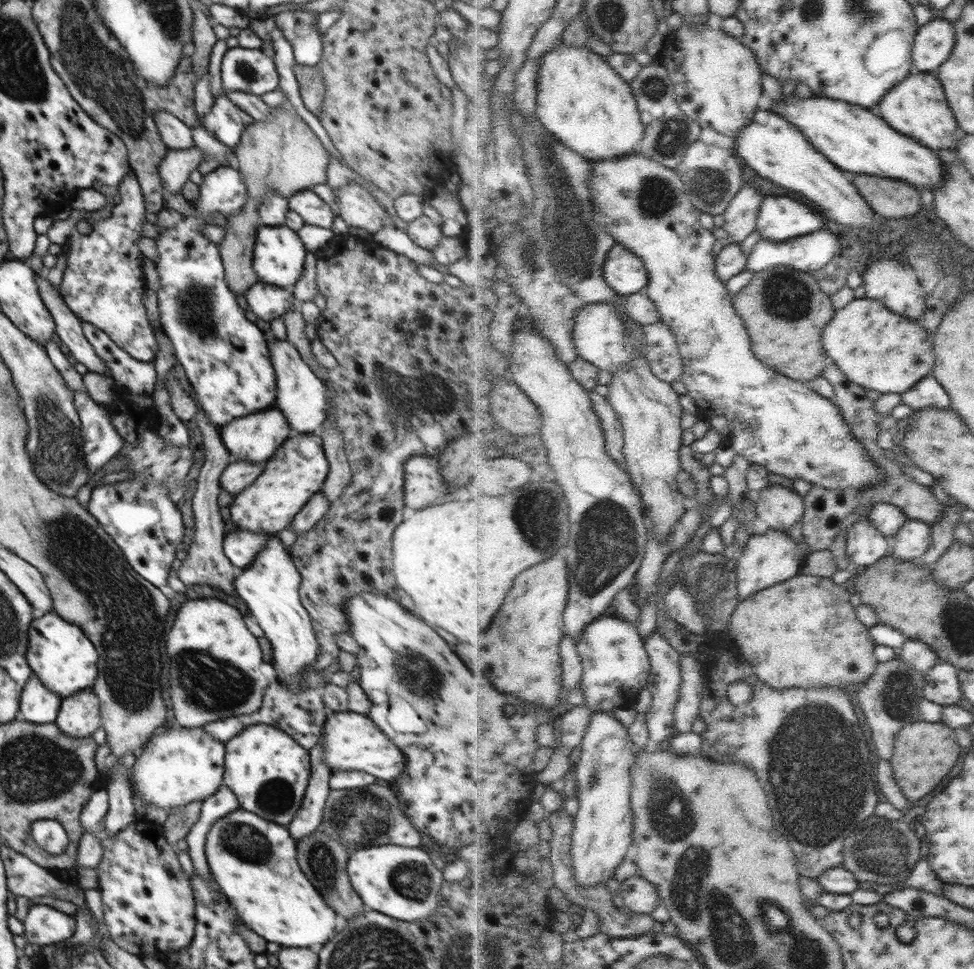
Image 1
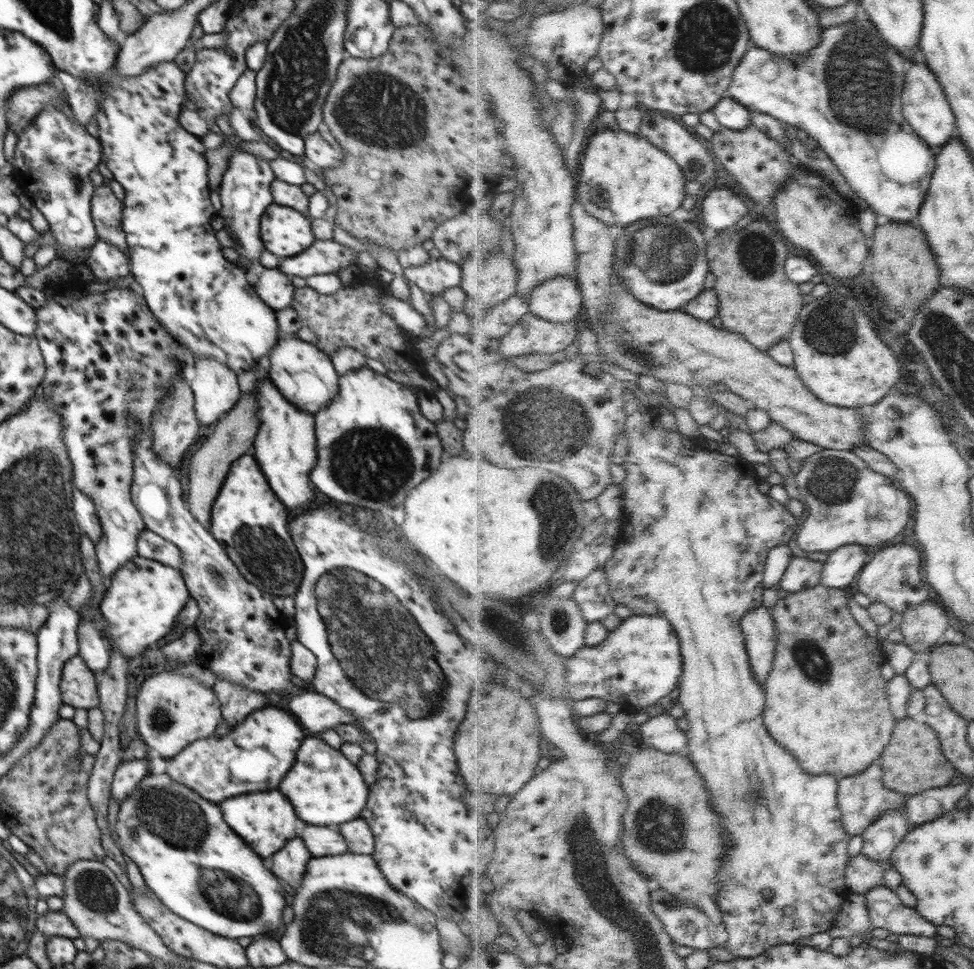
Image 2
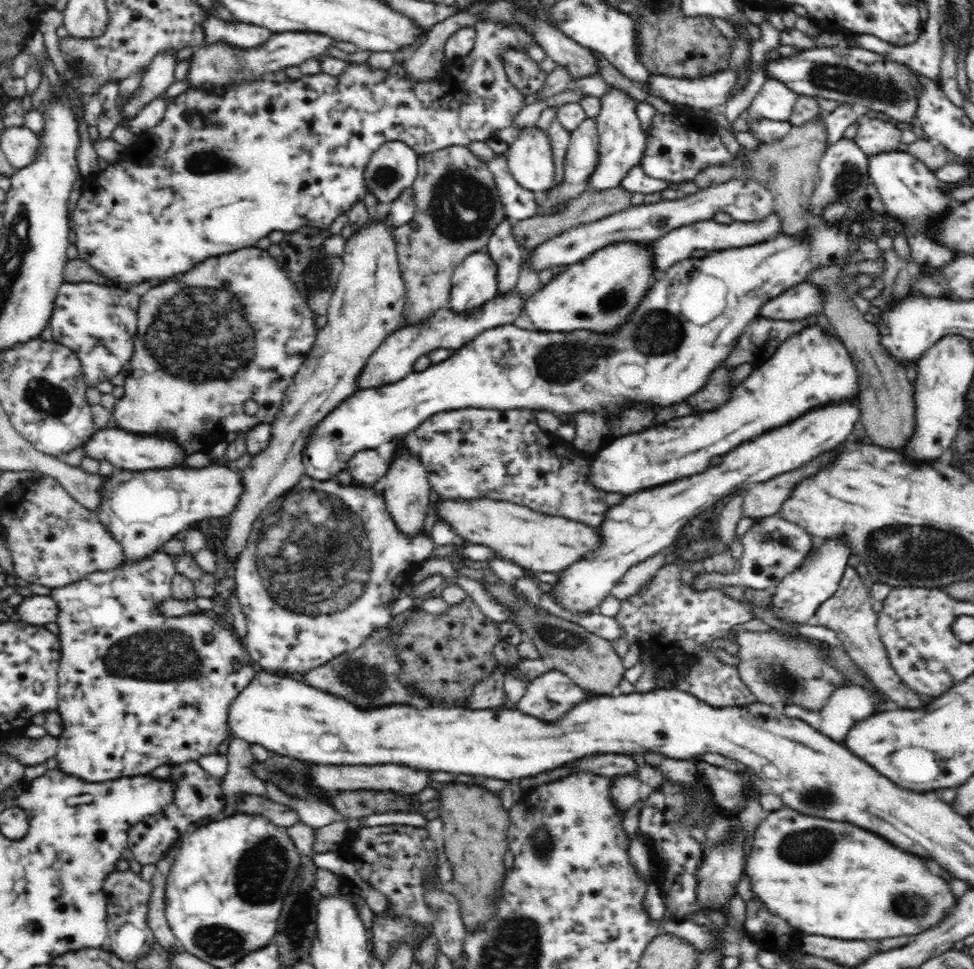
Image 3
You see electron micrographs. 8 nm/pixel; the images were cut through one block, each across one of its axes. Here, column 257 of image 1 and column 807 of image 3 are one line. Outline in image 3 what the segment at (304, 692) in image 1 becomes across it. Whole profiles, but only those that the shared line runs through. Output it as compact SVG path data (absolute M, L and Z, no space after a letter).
M846 682L846 684L838 686L838 690L830 695L828 704L820 708L820 710L804 710L800 708L800 705L796 704L785 706L784 714L791 719L803 720L806 724L824 734L824 736L828 736L828 738L840 743L846 738L846 734L848 734L852 725L864 720L864 718L868 718L868 716L872 716L874 708L876 708L876 702L884 699L875 689L870 691L862 686Z

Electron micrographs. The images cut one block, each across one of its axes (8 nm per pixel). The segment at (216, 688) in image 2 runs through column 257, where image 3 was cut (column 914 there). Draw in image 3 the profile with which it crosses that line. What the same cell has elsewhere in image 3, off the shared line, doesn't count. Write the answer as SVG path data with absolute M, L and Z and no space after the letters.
M849 565L845 568L840 579L840 584L834 595L827 598L815 612L815 623L826 626L836 632L836 636L842 641L844 651L850 656L858 670L870 680L877 692L888 702L896 702L898 709L916 710L925 706L920 696L913 691L897 675L894 667L890 664L888 653L878 633L877 612L872 609L874 600L868 589L863 585L862 578L854 567Z

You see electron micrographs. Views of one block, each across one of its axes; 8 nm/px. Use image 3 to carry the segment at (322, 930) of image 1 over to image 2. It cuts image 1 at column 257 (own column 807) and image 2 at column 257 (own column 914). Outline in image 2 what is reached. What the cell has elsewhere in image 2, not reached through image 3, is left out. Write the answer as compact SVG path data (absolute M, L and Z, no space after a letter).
M148 773L120 803L116 834L121 852L140 870L148 889L174 914L204 930L229 939L273 934L282 925L282 910L286 906L285 890L276 875L266 869L263 857L256 854L222 820L218 804L208 802L196 792L172 782L168 774Z

